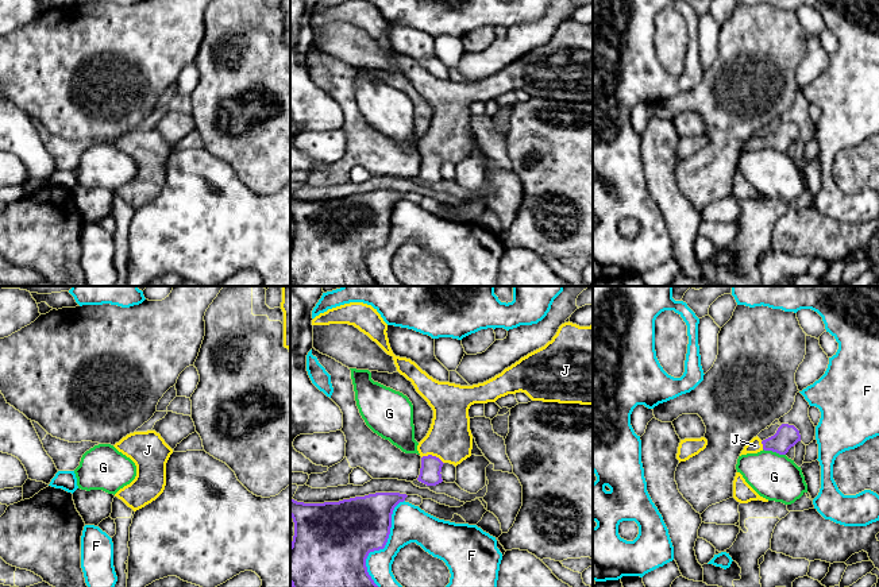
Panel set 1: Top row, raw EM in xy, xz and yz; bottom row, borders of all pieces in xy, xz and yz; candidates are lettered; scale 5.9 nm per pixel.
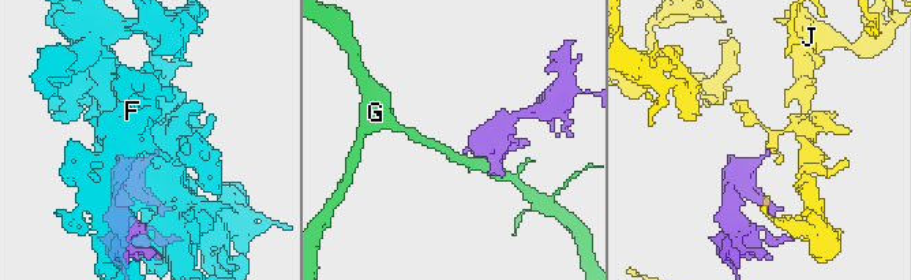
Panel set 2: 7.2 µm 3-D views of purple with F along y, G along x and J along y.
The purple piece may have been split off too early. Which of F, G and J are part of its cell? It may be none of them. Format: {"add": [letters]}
{"add": ["J"]}

